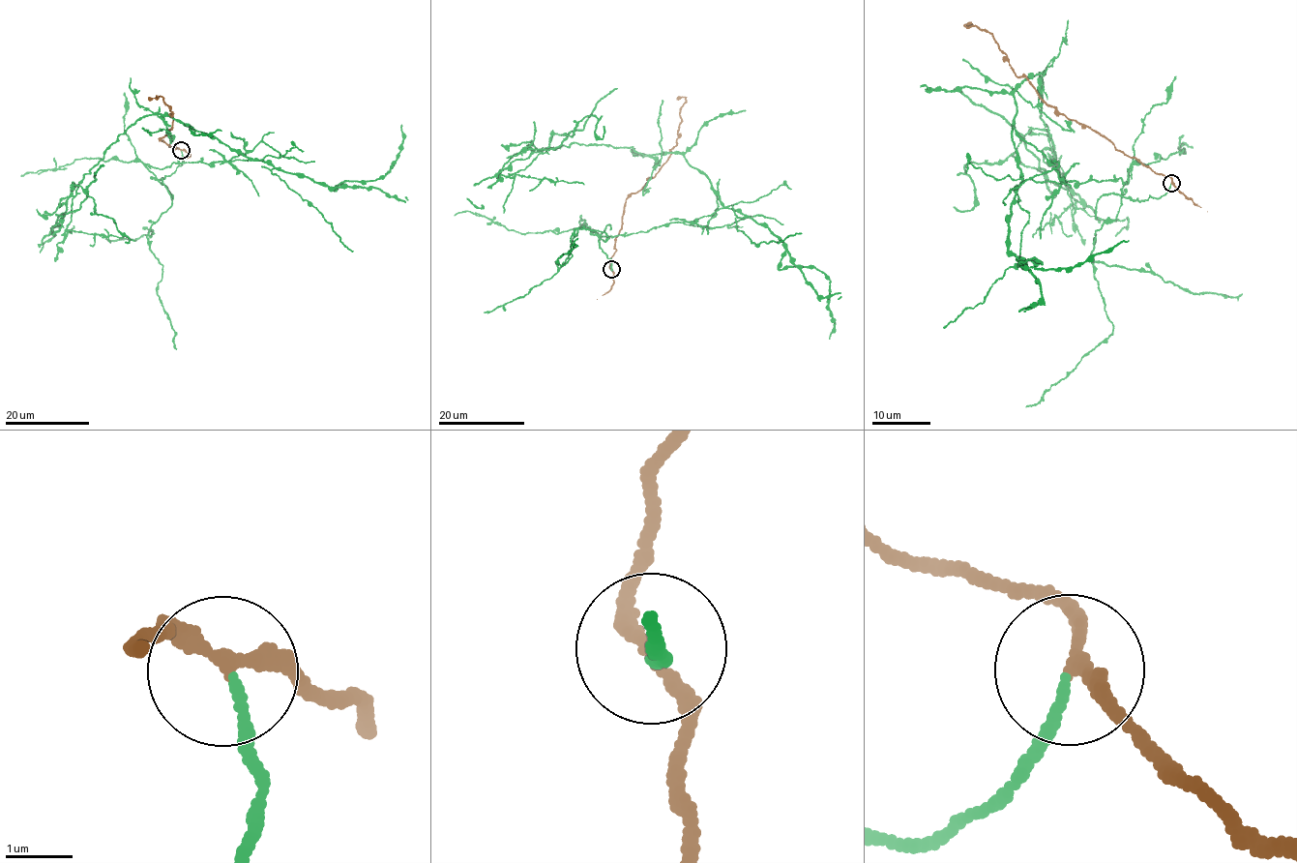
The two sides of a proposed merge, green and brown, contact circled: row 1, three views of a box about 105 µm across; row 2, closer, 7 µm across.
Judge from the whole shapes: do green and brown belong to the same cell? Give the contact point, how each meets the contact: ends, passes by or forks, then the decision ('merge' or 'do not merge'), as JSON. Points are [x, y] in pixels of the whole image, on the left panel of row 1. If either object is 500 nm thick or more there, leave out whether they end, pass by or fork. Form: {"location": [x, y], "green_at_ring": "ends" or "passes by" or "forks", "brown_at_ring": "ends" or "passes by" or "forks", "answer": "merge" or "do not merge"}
{"location": [181, 150], "green_at_ring": "ends", "brown_at_ring": "passes by", "answer": "do not merge"}

